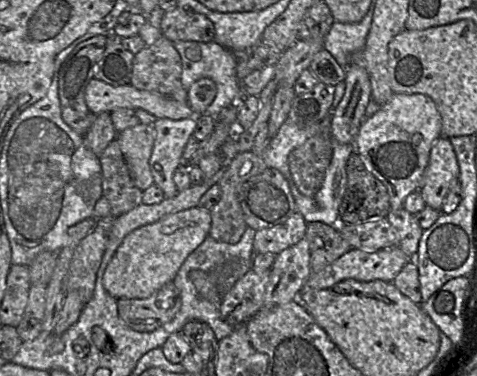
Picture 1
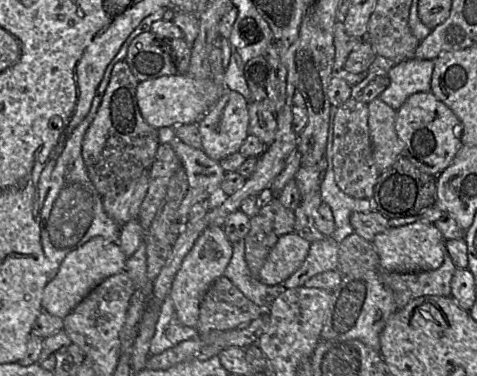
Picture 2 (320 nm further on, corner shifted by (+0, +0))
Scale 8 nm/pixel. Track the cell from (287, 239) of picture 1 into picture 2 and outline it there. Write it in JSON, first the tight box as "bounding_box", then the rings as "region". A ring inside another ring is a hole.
{"bounding_box":[282,236,339,288],"region":[[[332,236],[311,242],[308,255],[302,265],[282,285],[287,288],[304,287],[311,277],[330,270],[338,265],[339,243]]]}

